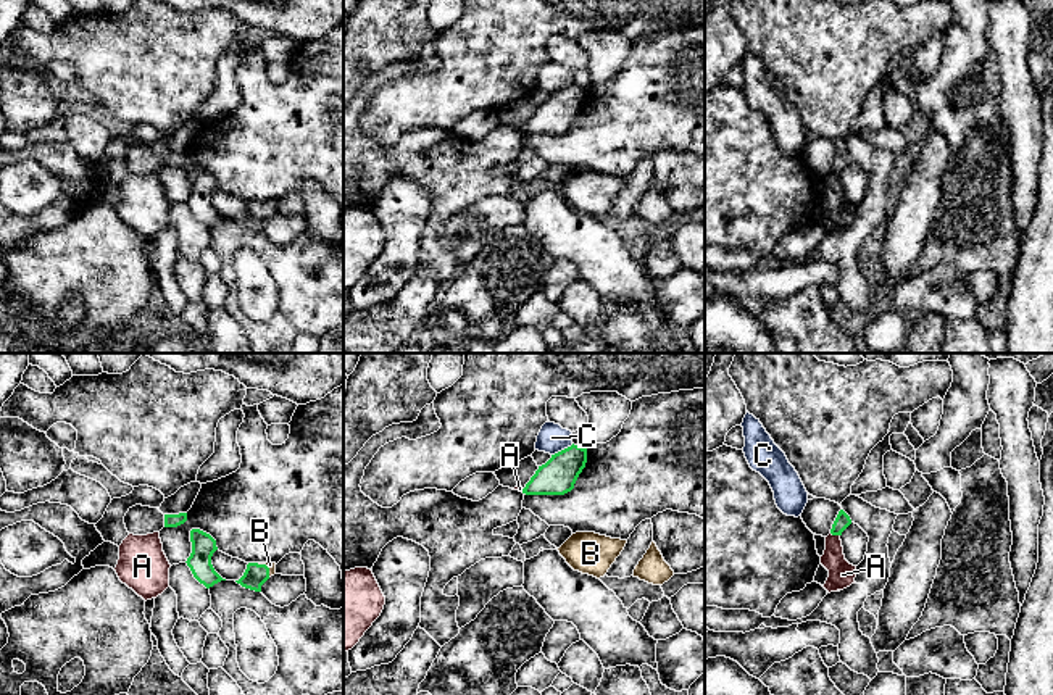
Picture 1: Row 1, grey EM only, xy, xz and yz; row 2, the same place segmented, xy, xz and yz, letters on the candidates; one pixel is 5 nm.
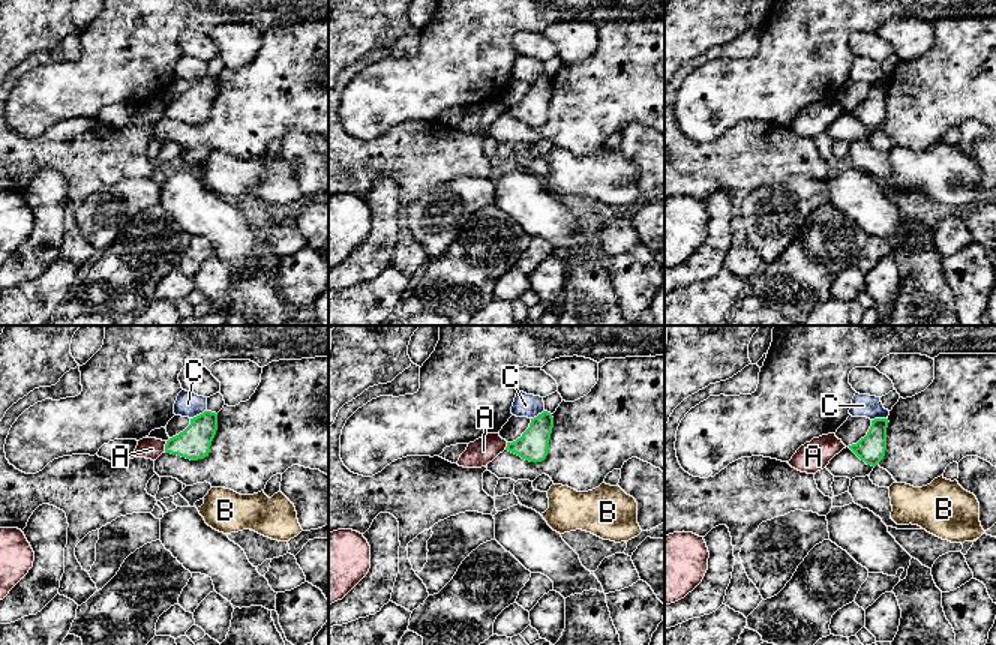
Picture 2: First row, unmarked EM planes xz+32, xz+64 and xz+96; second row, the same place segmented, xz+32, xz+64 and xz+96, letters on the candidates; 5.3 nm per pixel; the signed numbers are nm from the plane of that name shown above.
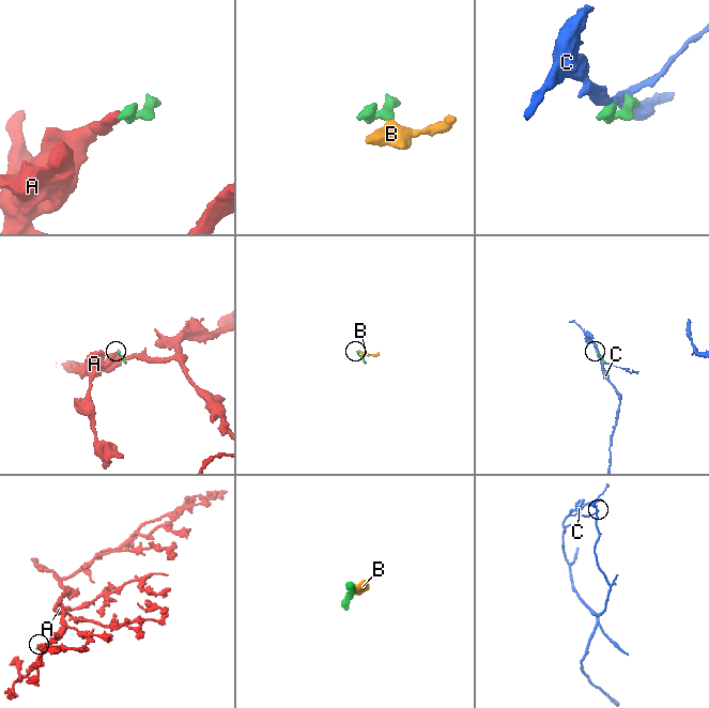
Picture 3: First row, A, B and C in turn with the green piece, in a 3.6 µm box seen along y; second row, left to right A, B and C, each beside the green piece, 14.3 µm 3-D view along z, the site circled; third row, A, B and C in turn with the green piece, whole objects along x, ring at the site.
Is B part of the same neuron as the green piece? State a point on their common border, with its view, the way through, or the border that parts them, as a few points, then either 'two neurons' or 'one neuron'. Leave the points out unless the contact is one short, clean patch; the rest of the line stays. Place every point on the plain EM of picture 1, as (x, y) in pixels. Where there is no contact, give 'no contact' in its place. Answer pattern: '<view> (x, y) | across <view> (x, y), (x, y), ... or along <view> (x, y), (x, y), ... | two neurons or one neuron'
xy (266, 205) | across xy (255, 213), (266, 205), (270, 203) | one neuron

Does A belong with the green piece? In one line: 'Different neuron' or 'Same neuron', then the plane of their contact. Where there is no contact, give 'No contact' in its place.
Different neuron. Touches green in yz

